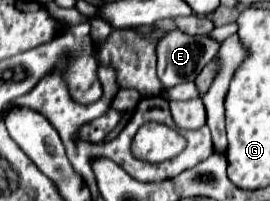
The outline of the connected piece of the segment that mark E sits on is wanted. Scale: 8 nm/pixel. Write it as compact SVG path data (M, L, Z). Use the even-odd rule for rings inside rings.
M180 30L162 34L156 44L158 78L164 88L196 80L198 72L214 58L218 42L208 36L188 36Z

